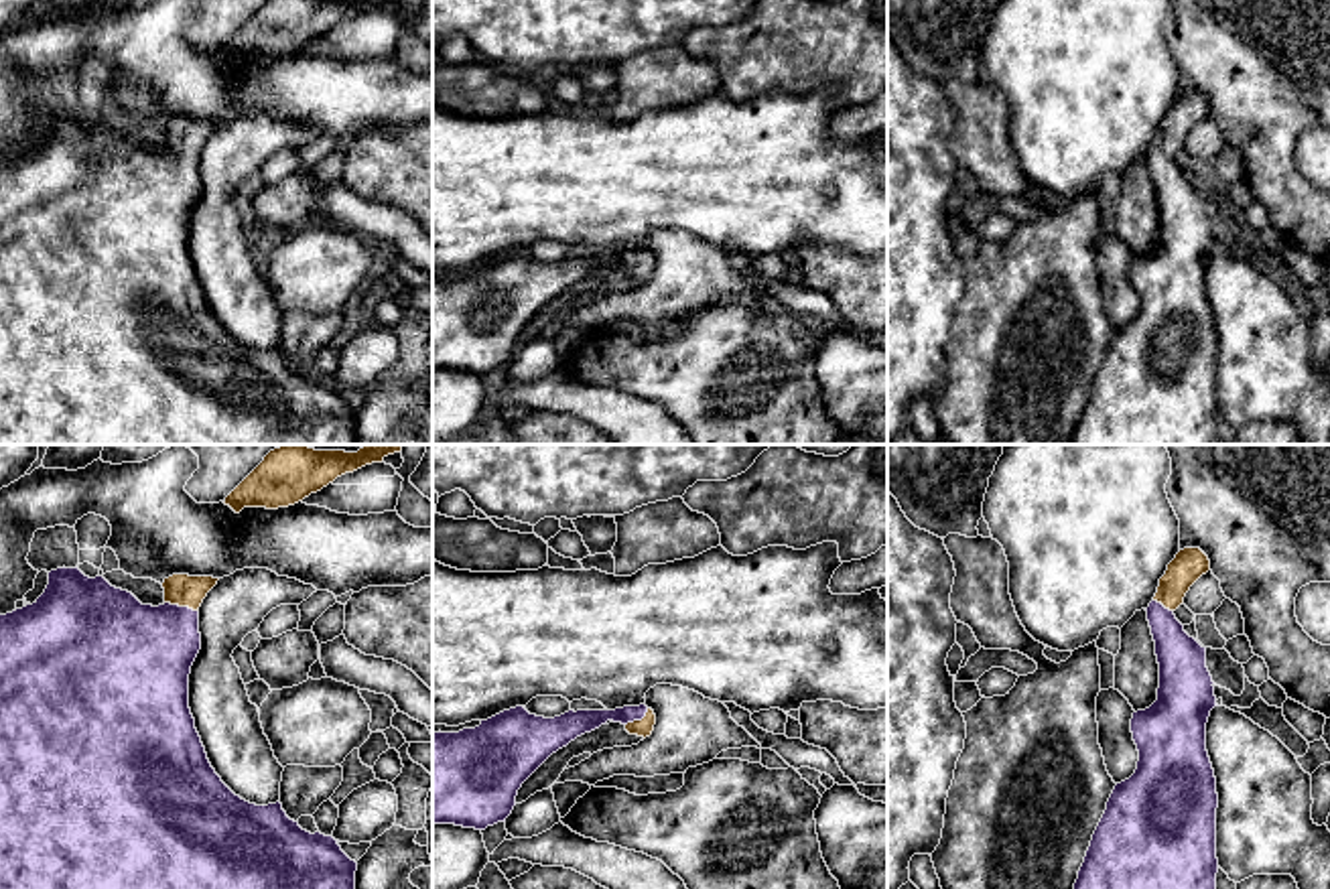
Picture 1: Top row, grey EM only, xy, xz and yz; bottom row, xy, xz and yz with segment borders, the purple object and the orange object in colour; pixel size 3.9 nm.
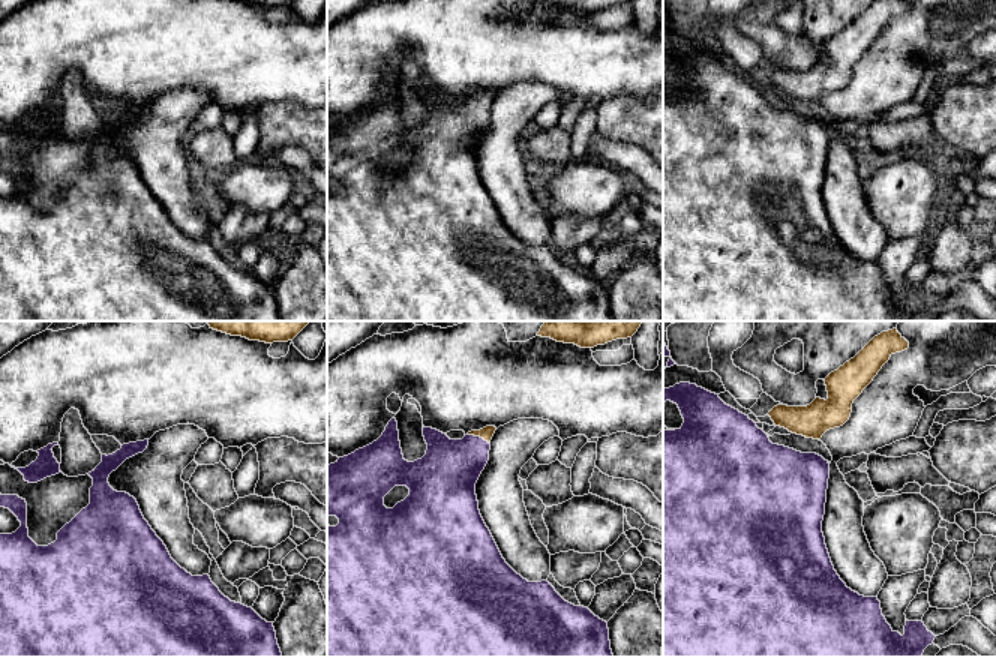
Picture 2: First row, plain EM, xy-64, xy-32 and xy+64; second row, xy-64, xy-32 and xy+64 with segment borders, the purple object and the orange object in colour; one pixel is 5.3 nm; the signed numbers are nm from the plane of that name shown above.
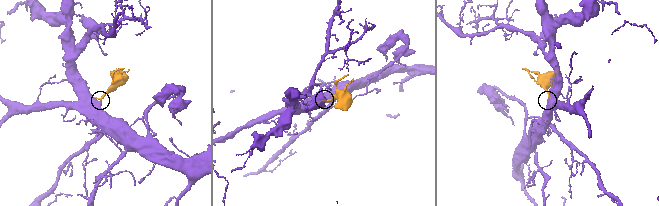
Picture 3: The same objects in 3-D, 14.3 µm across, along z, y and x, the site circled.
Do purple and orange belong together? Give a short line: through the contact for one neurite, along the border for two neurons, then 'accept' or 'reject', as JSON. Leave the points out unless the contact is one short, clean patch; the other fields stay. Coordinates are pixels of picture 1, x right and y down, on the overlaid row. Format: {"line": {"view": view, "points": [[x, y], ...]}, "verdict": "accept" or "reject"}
{"line": {"view": "xy", "points": [[141, 656], [179, 618], [181, 607], [179, 589]]}, "verdict": "accept"}

